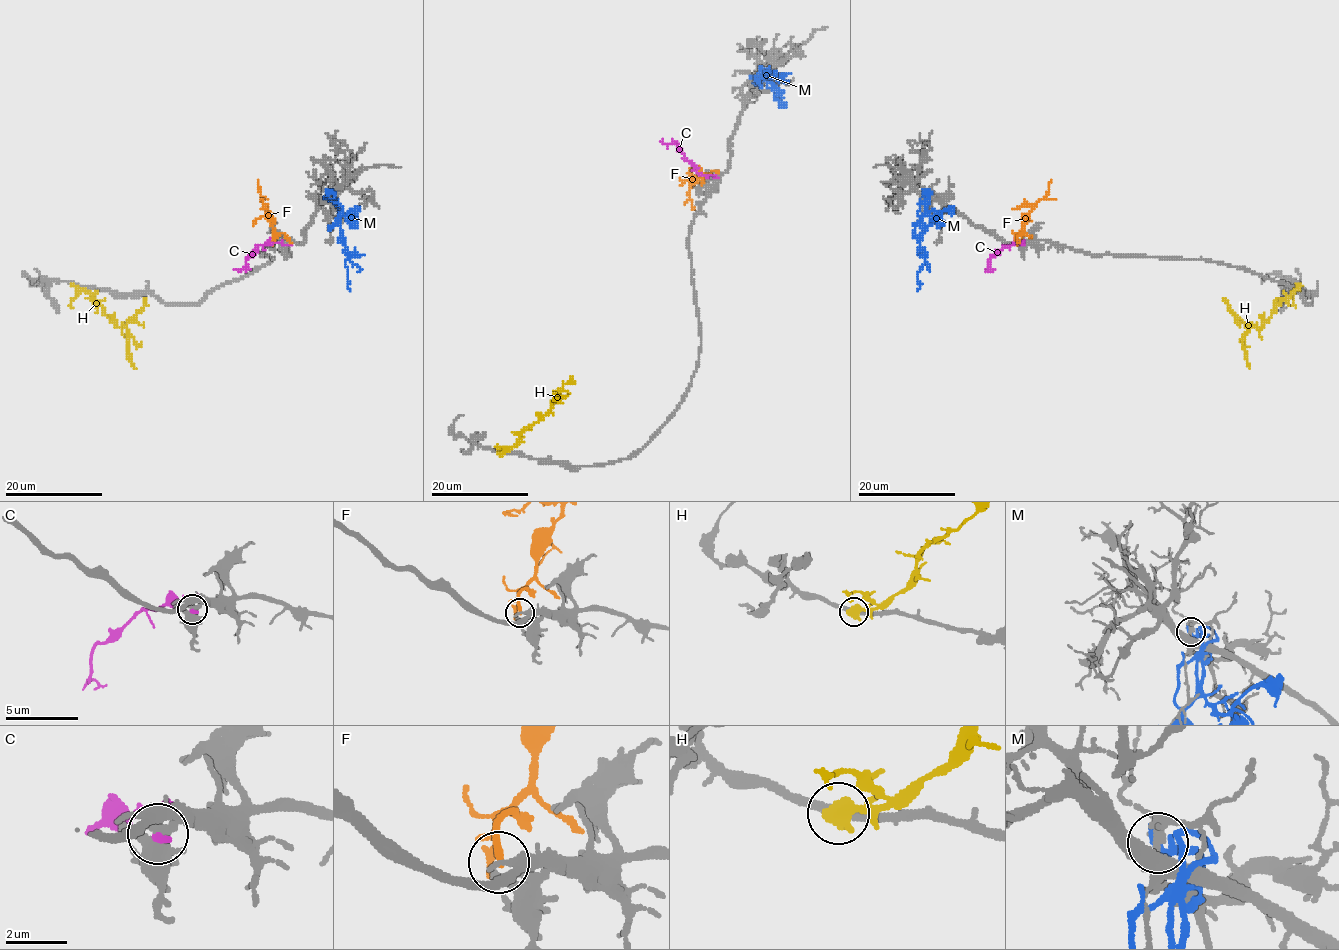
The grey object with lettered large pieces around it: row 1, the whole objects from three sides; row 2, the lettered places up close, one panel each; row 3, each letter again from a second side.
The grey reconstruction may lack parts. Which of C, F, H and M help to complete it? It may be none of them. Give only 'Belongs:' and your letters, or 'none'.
Belongs: none

